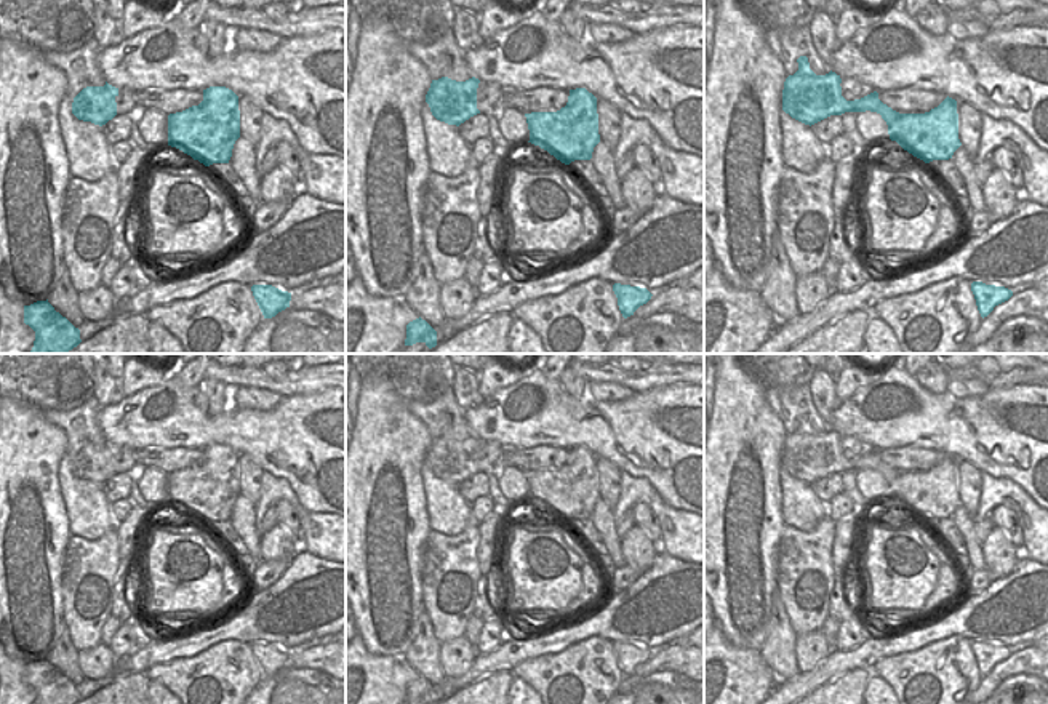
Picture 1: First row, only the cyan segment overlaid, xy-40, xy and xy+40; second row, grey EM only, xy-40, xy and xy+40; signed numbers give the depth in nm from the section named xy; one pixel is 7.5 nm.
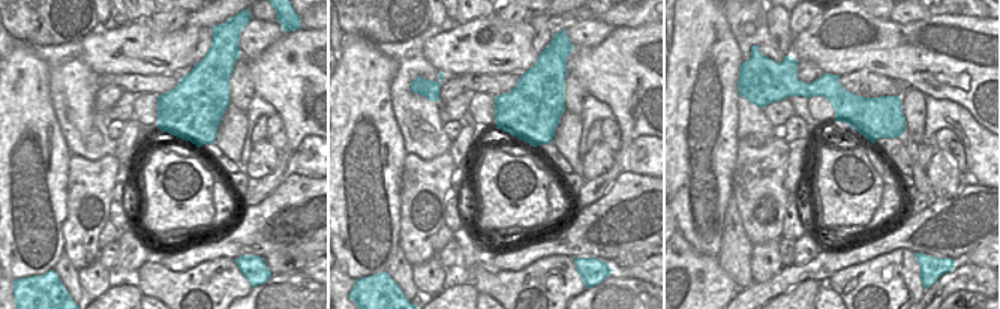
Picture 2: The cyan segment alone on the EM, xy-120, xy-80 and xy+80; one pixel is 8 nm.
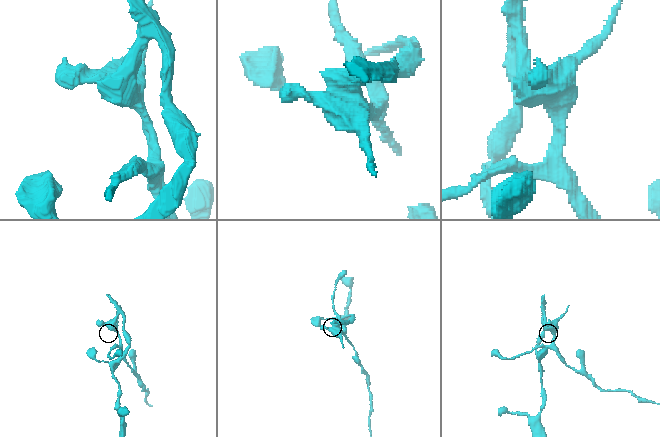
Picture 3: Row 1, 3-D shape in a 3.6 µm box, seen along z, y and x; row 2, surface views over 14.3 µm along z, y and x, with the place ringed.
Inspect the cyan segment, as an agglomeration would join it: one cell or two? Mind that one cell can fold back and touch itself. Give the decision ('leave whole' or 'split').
split

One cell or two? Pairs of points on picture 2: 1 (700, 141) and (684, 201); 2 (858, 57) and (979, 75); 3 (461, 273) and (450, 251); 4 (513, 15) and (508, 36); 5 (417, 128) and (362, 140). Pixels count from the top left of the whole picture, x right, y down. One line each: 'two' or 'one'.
1: one
2: one
3: one
4: two
5: two

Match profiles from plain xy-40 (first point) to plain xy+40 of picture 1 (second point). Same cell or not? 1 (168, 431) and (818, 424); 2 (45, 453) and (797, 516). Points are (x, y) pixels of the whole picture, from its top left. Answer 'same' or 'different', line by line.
1: different
2: different

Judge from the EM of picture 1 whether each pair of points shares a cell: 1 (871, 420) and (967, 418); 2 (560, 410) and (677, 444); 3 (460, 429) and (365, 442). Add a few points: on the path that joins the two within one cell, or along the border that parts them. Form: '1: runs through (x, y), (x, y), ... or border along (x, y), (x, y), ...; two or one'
1: runs through (895, 420), (943, 420); one
2: runs through (589, 423), (621, 432), (648, 436); one
3: border along (407, 404), (407, 408), (426, 428), (431, 439); two

